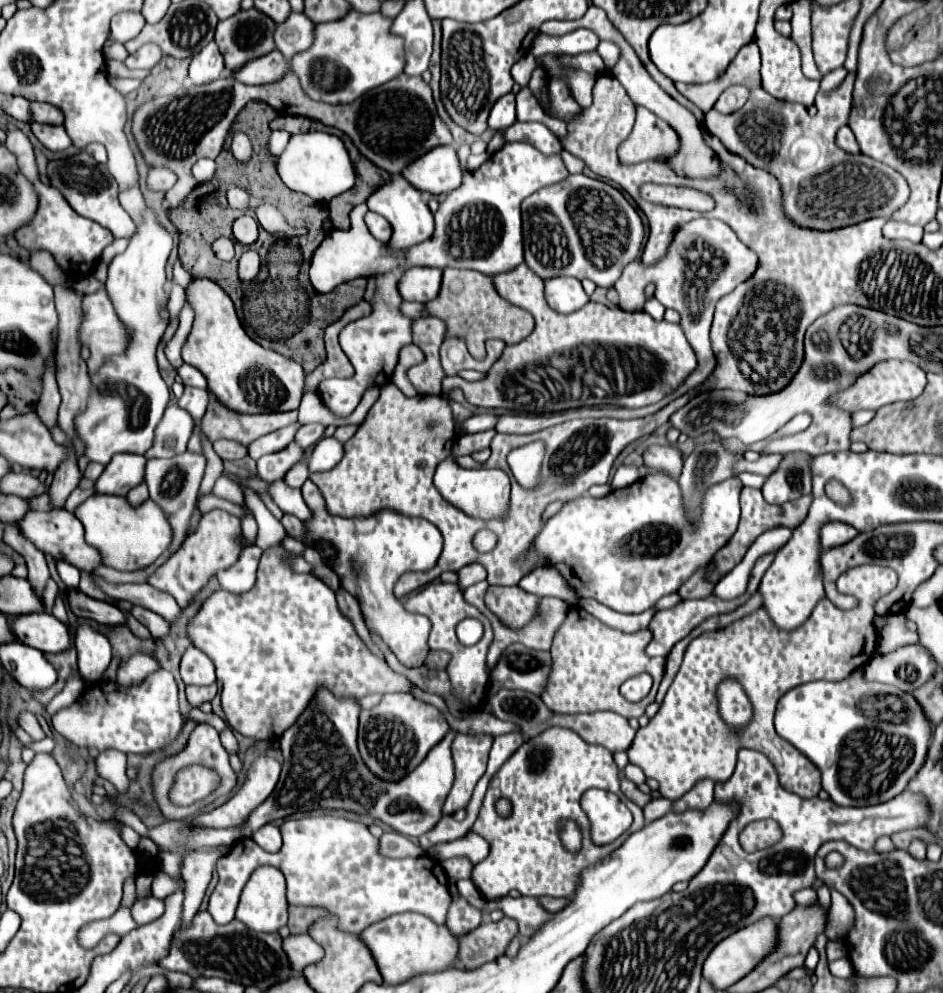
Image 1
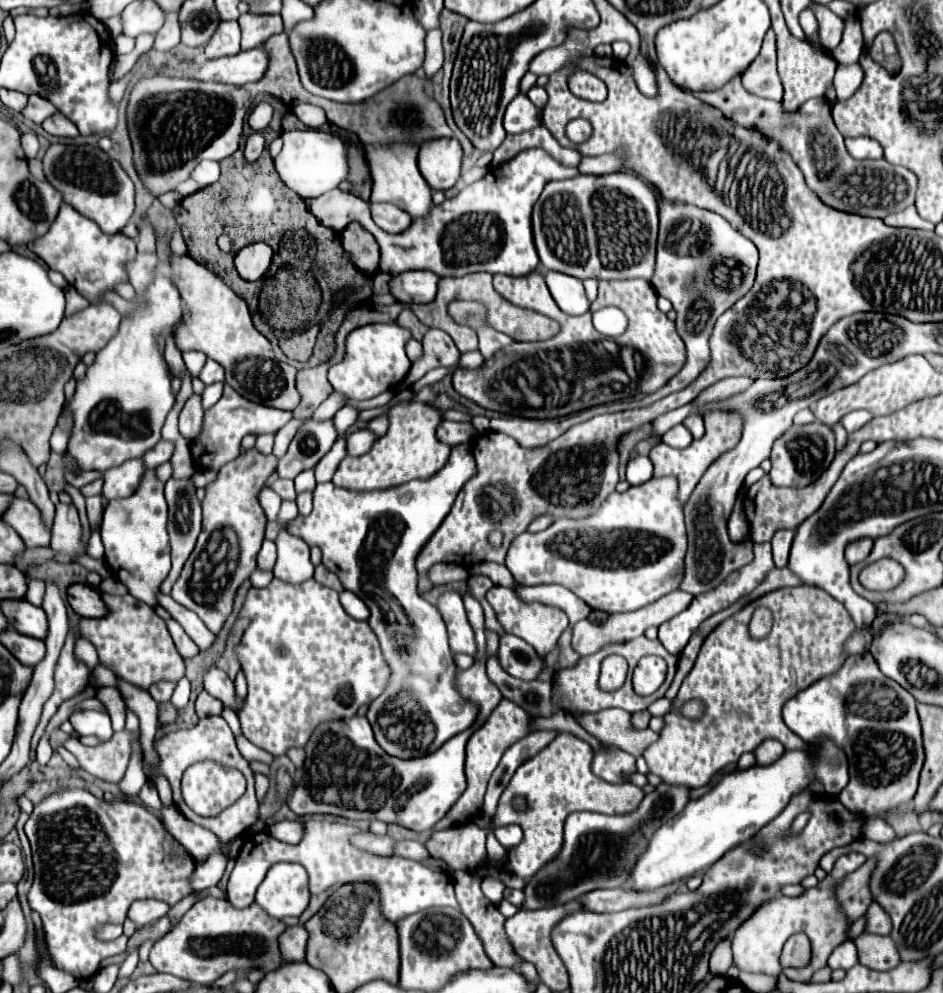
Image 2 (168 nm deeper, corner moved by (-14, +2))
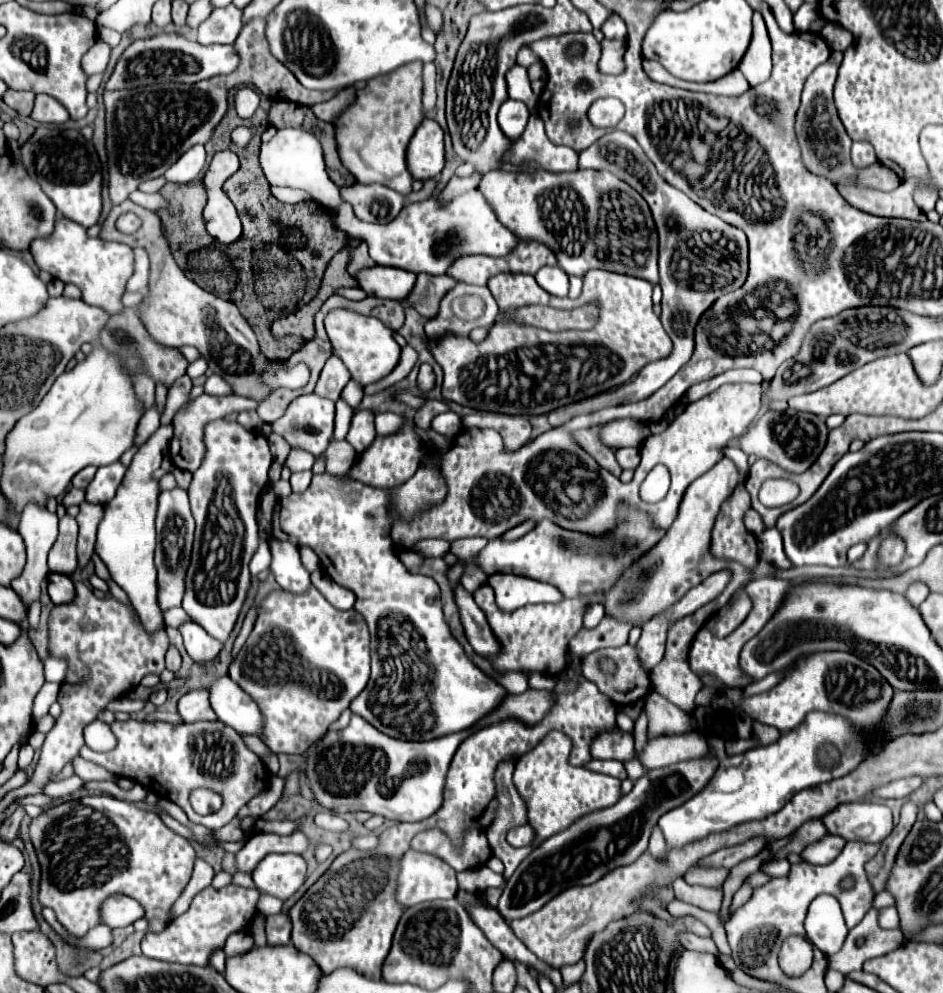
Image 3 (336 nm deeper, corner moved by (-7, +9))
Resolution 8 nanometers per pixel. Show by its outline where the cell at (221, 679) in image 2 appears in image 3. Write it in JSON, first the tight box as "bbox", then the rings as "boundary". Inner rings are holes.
{"bbox":[209,676,263,734],"boundary":[[[221,676],[211,682],[209,700],[223,724],[235,728],[239,734],[261,734],[263,718],[259,708],[255,706],[253,698],[243,692],[229,676]]]}

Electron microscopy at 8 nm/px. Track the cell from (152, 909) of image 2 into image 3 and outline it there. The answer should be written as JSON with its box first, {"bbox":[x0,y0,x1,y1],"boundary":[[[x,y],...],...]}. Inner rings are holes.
{"bbox":[103,894,143,928],"boundary":[[[117,894],[103,902],[103,924],[111,928],[131,926],[139,918],[143,918],[143,906],[129,896]]]}

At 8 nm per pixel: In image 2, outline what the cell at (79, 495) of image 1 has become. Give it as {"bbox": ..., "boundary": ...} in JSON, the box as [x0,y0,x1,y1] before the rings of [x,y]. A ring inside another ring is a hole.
{"bbox":[86,495,102,533],"boundary":[[[96,495],[96,497],[88,497],[86,499],[86,511],[88,511],[88,521],[90,521],[90,533],[102,523],[102,497]]]}

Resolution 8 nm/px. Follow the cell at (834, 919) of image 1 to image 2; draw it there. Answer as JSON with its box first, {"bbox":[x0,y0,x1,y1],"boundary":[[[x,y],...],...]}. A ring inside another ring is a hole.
{"bbox":[866,903,890,935],"boundary":[[[878,903],[870,905],[866,917],[868,917],[866,931],[872,931],[876,935],[888,935],[890,933],[890,917]]]}

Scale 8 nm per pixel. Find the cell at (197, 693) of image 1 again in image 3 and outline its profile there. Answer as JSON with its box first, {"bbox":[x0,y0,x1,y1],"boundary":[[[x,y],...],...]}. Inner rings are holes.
{"bbox":[179,690,215,722],"boundary":[[[191,690],[179,700],[179,714],[183,722],[199,722],[199,720],[215,720],[215,712],[209,706],[209,692]]]}

